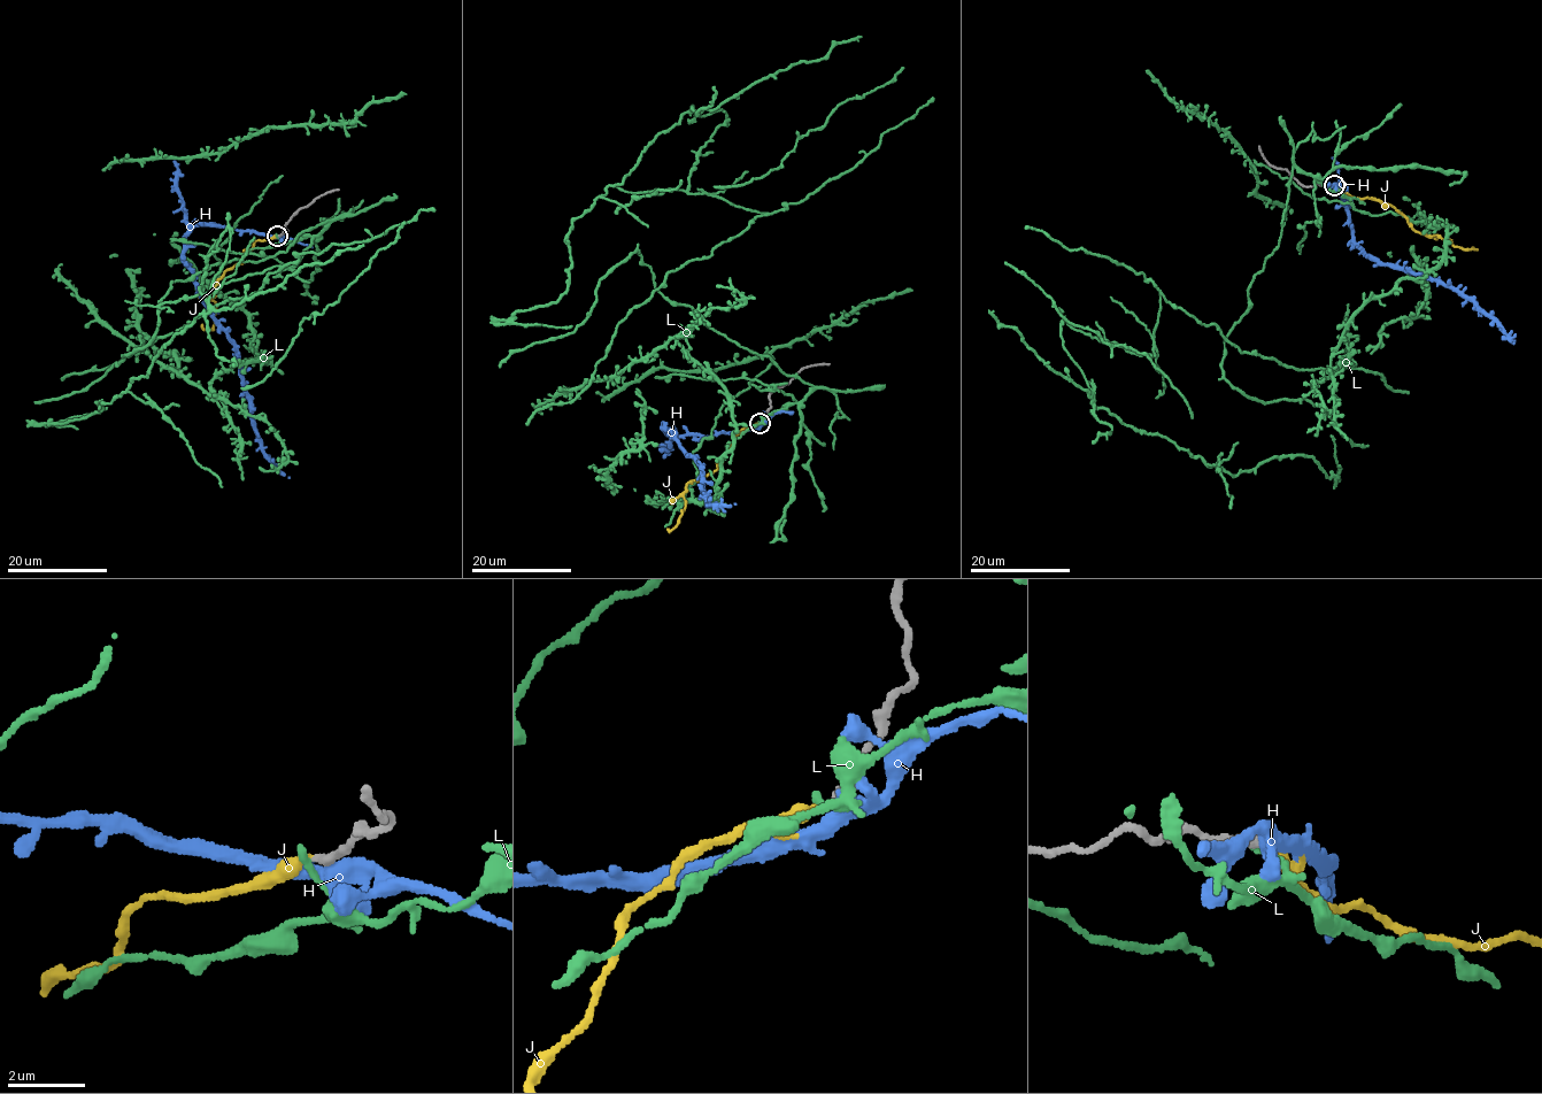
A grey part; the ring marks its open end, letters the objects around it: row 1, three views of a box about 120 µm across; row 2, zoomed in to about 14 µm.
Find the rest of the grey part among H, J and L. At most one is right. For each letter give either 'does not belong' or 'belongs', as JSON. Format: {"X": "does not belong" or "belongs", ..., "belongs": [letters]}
{"H": "does not belong", "J": "belongs", "L": "does not belong", "belongs": ["J"]}

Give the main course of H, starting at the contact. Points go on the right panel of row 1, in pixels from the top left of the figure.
H: (1334, 185), (1344, 194), (1352, 245), (1378, 260), (1449, 285), (1496, 323), (1514, 344)

